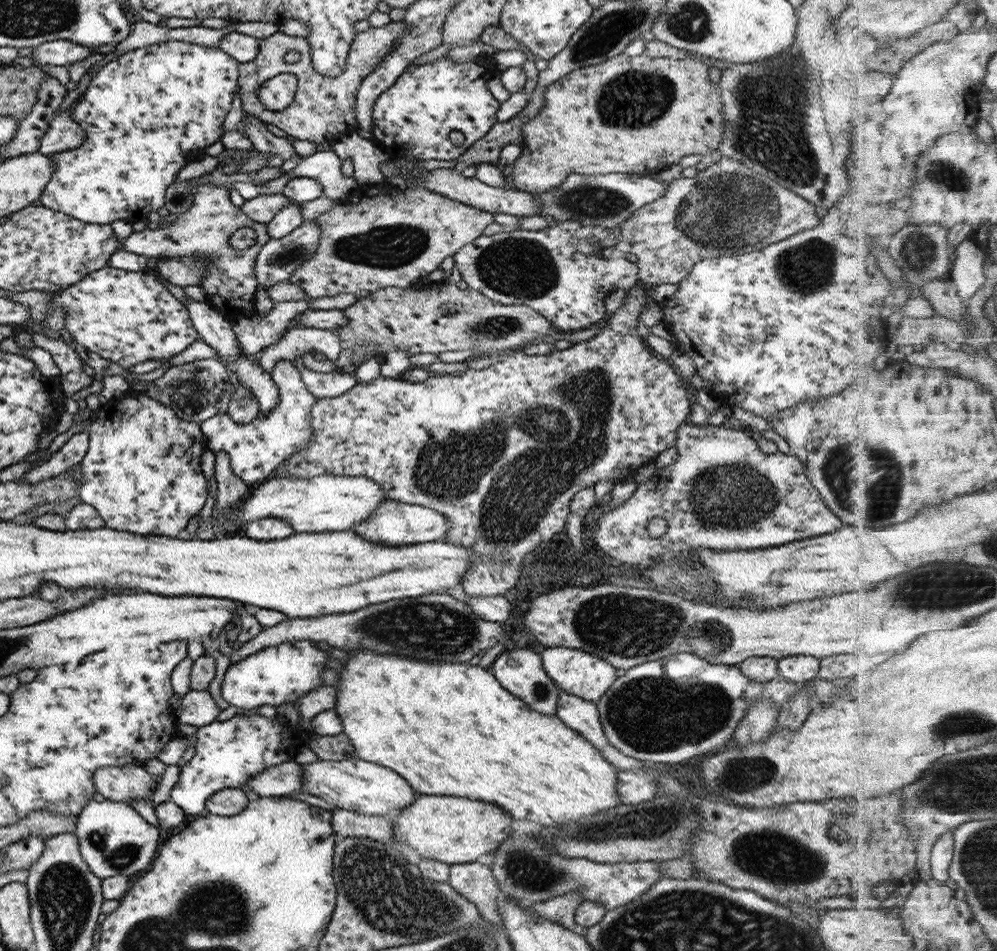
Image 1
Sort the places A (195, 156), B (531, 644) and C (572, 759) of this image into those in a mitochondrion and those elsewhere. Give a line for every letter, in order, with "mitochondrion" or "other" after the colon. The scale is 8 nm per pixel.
A: other
B: other
C: other

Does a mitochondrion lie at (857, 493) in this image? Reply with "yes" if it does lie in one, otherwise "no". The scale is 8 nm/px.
yes

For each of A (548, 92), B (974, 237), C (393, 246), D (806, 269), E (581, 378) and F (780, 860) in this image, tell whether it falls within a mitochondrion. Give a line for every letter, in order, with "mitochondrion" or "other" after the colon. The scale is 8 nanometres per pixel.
A: other
B: other
C: mitochondrion
D: mitochondrion
E: mitochondrion
F: mitochondrion

